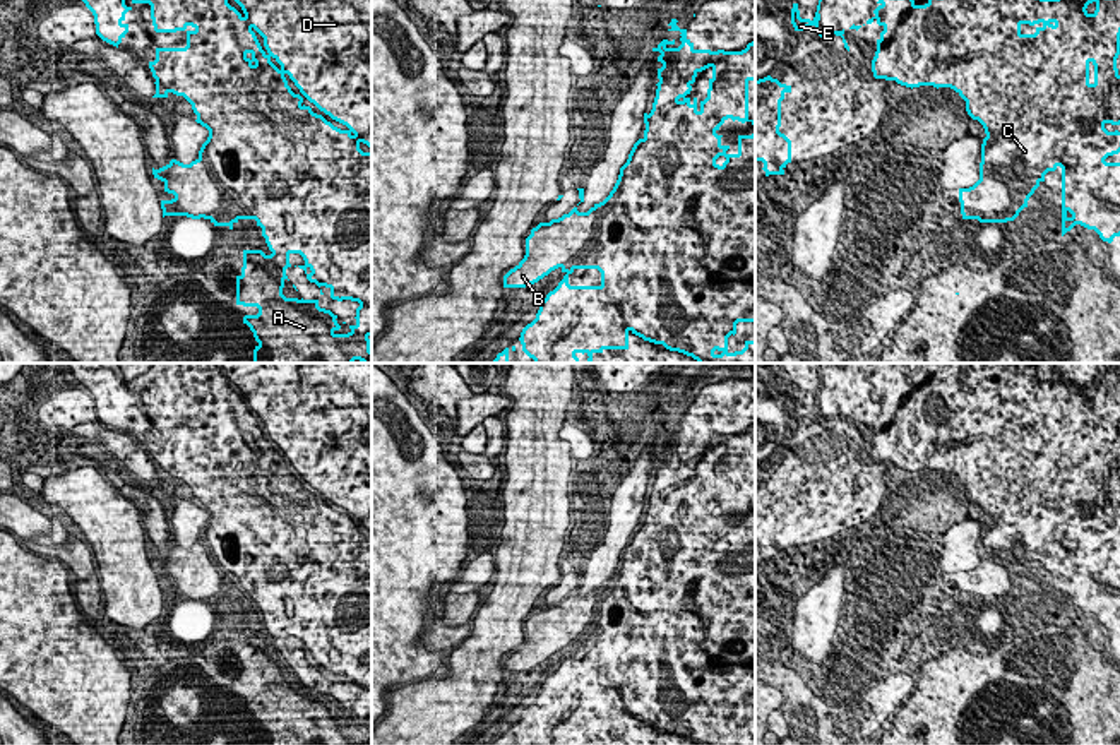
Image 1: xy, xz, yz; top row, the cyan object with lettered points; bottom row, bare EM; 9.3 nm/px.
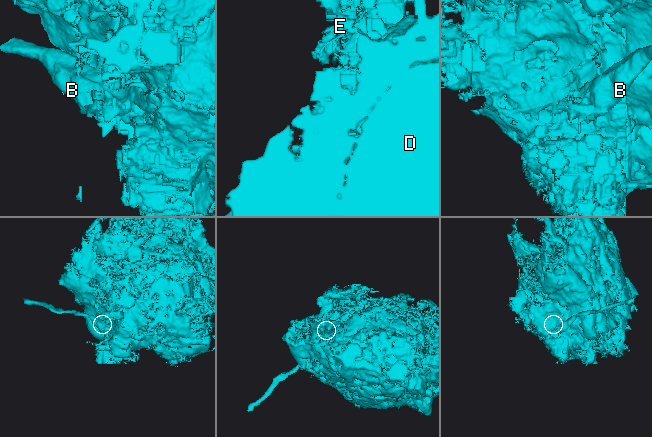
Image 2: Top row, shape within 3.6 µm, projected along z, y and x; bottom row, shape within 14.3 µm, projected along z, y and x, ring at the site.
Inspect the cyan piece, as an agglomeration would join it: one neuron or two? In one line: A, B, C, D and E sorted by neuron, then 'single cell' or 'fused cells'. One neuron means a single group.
A C D E / B | fused cells

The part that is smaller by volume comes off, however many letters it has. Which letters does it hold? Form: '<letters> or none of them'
B

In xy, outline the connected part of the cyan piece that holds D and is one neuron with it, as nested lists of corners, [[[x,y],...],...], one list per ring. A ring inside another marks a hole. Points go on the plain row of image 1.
[[[67,363],[75,378],[86,387],[94,399],[96,418],[118,432],[128,408],[125,408],[125,397],[132,390],[125,389],[125,380],[132,380],[132,387],[149,387],[151,402],[156,416],[187,416],[185,432],[156,432],[156,444],[149,445],[152,461],[156,462],[156,478],[152,481],[168,481],[170,476],[183,480],[197,498],[197,507],[209,514],[207,524],[199,534],[199,543],[209,541],[214,551],[212,560],[216,565],[202,565],[199,551],[190,551],[194,562],[194,574],[190,577],[173,577],[171,584],[161,584],[163,601],[164,599],[187,599],[192,603],[209,603],[214,610],[228,610],[240,603],[255,603],[257,610],[262,611],[262,620],[271,639],[262,634],[243,634],[241,658],[236,659],[236,688],[257,690],[257,699],[245,699],[243,707],[250,711],[255,724],[259,726],[253,733],[253,745],[372,745],[372,534],[363,536],[360,527],[366,527],[372,533],[372,363]],[[303,483],[313,486],[320,495],[329,498],[332,504],[346,509],[346,514],[334,510],[322,498],[312,495],[310,490],[303,488]],[[300,637],[305,644],[298,649],[305,654],[307,663],[315,666],[319,671],[325,670],[331,673],[331,682],[343,685],[358,685],[356,707],[349,709],[348,718],[339,718],[341,709],[337,699],[331,694],[320,692],[319,683],[298,683],[286,682],[283,678],[284,665],[288,663],[286,653],[291,651],[289,639]]]

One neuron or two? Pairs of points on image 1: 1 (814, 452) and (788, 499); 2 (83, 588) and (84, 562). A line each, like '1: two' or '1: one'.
1: one
2: two

